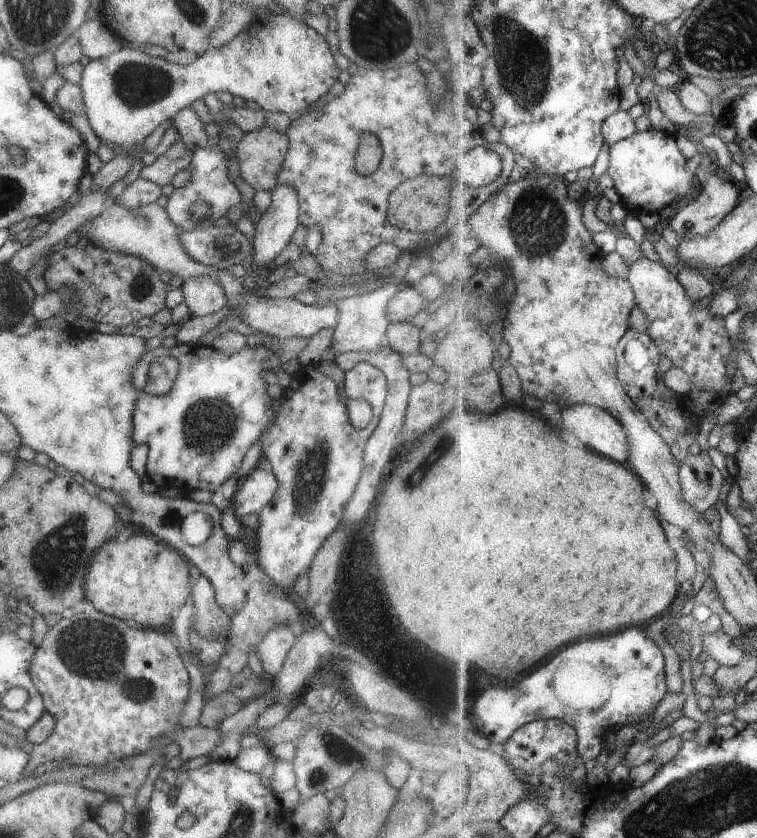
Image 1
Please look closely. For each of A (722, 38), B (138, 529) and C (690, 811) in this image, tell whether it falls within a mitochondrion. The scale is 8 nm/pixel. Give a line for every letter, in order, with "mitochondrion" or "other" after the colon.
A: mitochondrion
B: other
C: mitochondrion

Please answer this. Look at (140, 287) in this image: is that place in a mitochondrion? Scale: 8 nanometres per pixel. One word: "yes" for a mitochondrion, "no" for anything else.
yes

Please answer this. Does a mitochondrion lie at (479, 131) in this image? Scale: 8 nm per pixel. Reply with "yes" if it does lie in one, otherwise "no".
no

